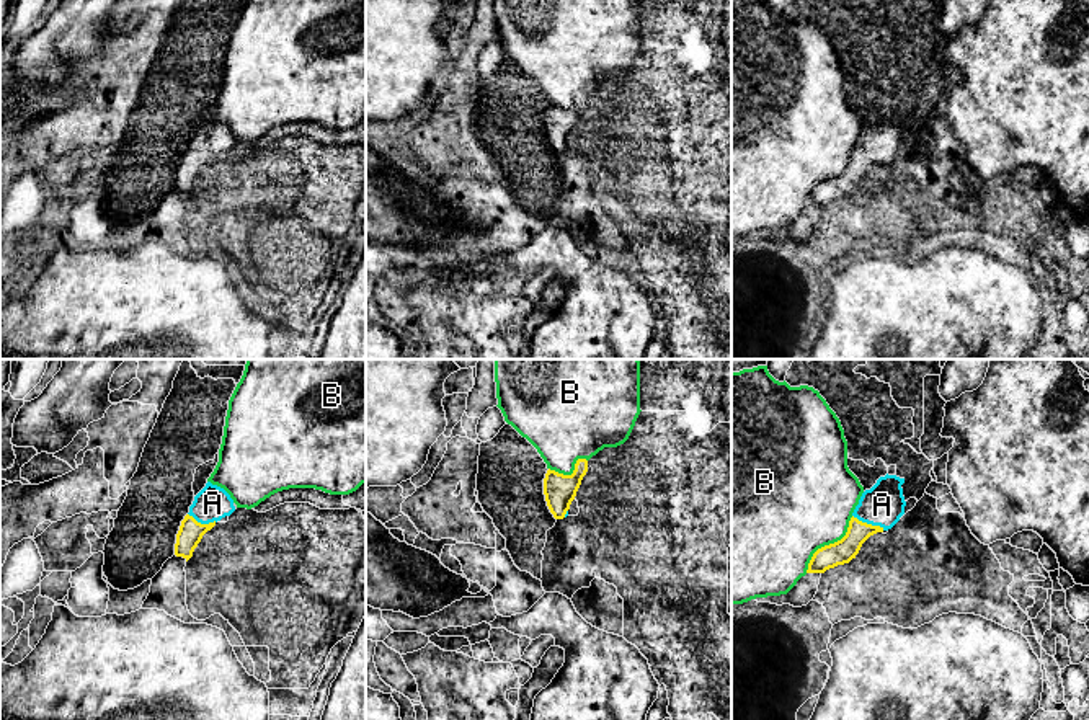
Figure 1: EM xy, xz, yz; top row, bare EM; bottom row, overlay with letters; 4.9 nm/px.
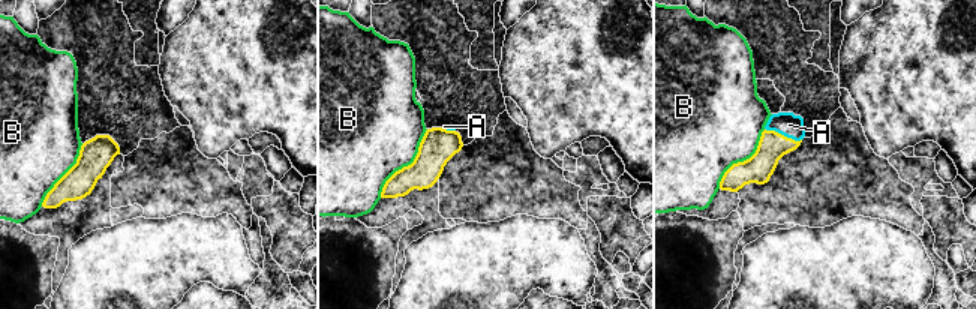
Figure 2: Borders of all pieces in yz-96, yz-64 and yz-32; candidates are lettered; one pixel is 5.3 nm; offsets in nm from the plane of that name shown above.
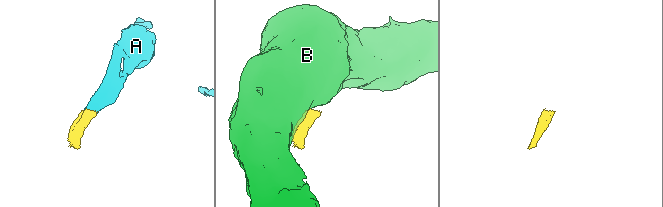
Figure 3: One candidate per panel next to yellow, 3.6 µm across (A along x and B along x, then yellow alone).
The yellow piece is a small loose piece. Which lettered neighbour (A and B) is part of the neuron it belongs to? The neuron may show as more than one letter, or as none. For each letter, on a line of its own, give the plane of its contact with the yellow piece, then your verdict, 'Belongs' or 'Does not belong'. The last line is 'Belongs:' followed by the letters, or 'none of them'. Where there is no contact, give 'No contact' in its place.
A: Touches yellow in yz. Belongs
B: Touches yellow in yz. Does not belong
Belongs: A

